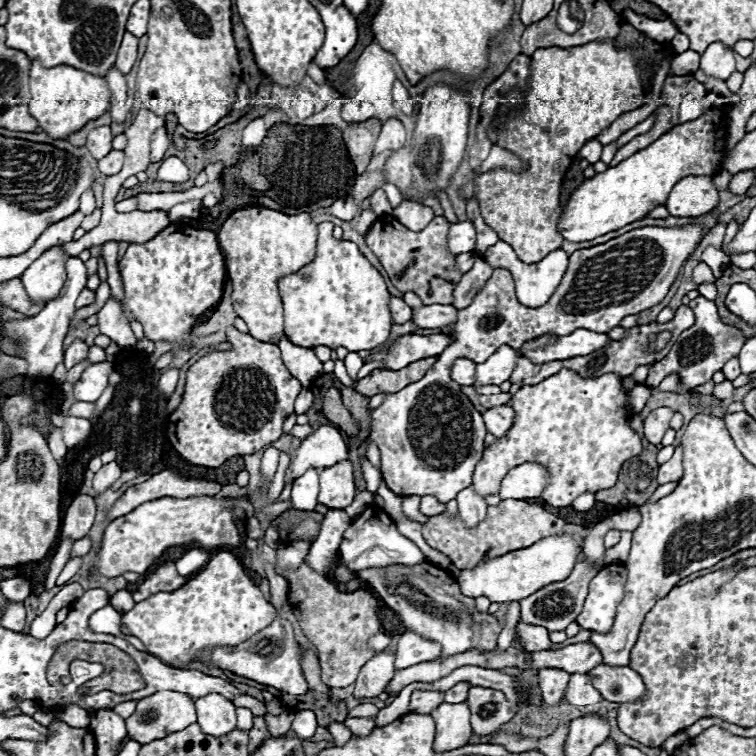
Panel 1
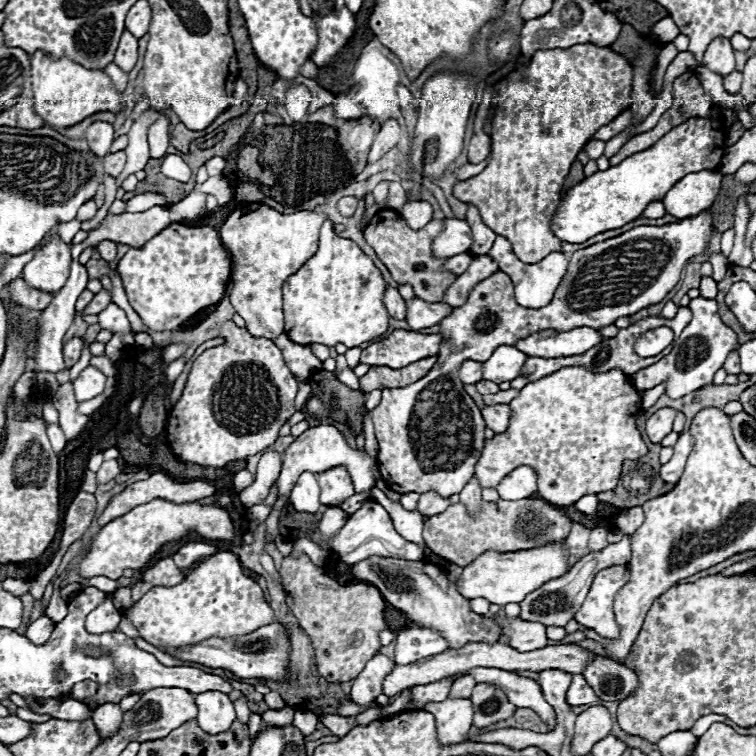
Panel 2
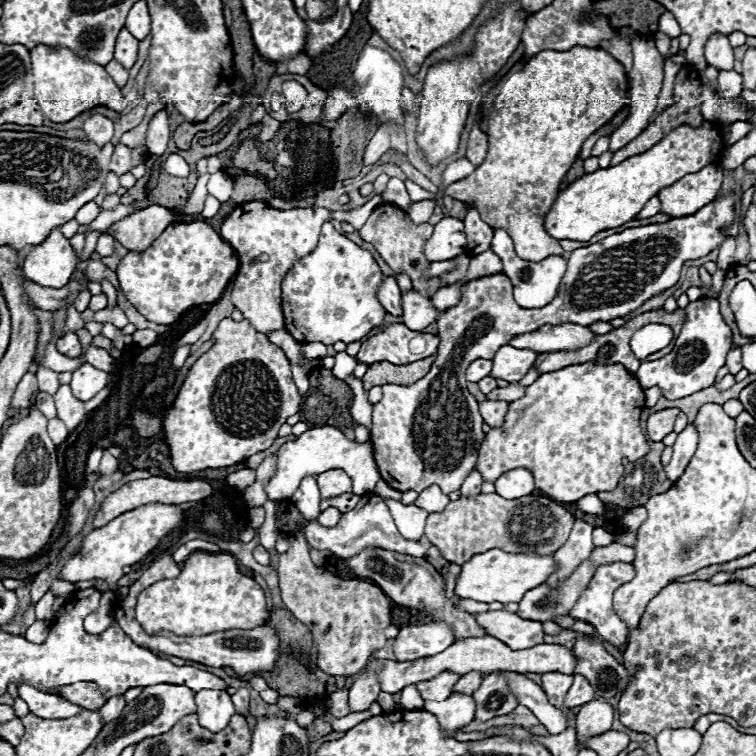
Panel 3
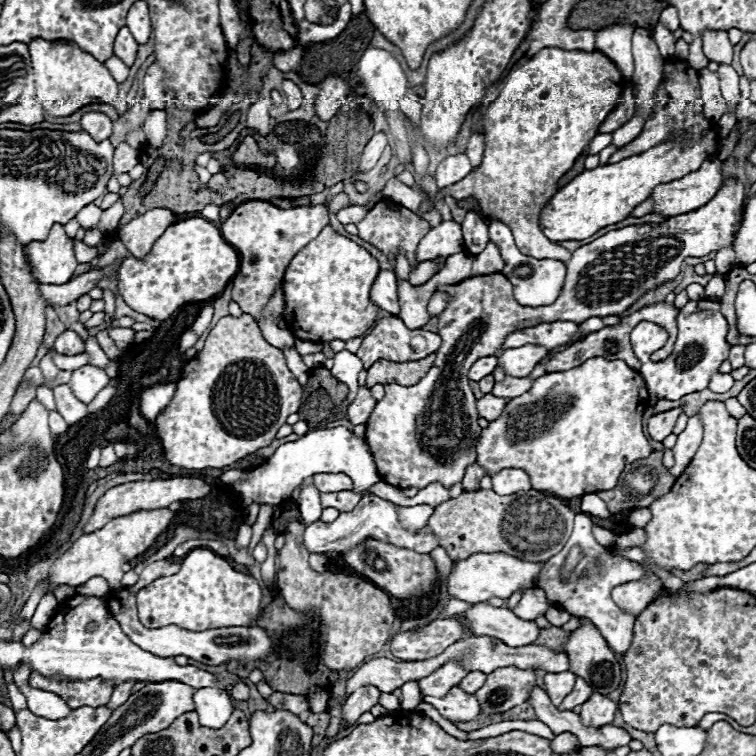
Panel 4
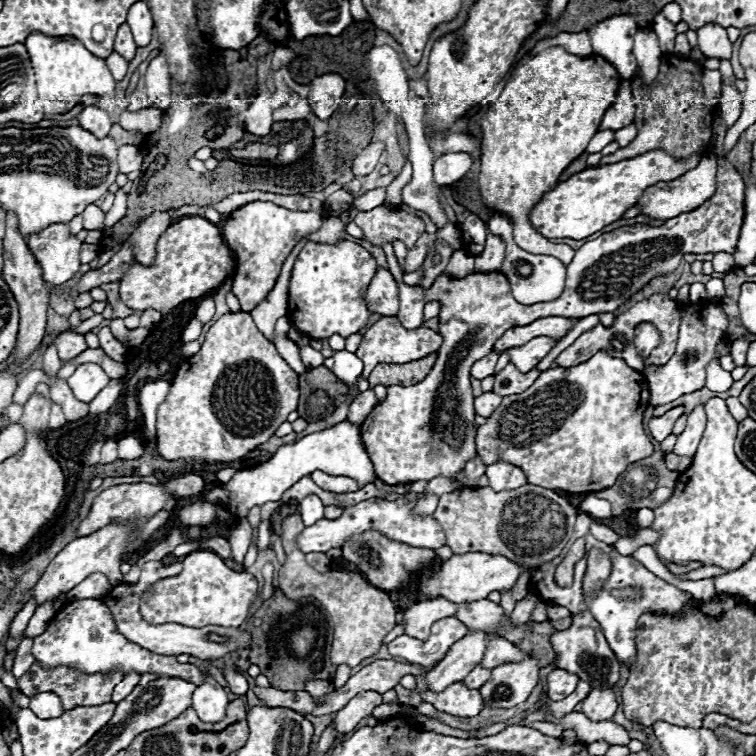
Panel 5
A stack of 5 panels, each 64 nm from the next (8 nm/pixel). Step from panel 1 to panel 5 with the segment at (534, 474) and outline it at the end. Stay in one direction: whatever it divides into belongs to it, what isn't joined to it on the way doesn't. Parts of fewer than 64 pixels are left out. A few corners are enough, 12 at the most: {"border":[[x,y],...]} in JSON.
{"border":[[496,462],[486,468],[490,488],[514,490],[526,484],[518,466]]}

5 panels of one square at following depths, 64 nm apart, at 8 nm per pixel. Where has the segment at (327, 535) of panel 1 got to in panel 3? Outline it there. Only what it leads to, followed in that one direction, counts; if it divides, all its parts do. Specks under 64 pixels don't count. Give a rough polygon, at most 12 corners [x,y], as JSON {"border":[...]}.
{"border":[[326,508],[318,516],[318,522],[326,528],[338,524],[342,512]]}

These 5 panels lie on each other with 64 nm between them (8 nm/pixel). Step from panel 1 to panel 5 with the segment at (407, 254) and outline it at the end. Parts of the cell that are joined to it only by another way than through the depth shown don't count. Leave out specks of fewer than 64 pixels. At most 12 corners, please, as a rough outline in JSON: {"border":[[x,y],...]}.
{"border":[[384,206],[354,222],[374,246],[402,240],[412,248],[426,228],[406,210]]}

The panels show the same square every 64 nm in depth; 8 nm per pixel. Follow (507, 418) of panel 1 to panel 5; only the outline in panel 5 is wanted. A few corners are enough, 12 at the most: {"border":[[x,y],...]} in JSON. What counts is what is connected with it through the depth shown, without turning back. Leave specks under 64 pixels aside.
{"border":[[484,392],[474,398],[476,414],[488,418],[500,404],[500,396]]}

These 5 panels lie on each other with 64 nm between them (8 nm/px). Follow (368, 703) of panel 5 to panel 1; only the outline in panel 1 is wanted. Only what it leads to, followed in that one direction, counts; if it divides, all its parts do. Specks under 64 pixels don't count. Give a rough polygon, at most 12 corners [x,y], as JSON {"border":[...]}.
{"border":[[394,654],[372,656],[354,696],[376,698],[394,676]]}

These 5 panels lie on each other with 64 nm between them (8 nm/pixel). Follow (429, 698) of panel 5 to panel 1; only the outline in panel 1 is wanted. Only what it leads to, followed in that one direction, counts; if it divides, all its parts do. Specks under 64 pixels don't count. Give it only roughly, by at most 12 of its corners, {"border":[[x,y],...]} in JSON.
{"border":[[466,702],[432,710],[436,752],[466,746],[472,734]]}

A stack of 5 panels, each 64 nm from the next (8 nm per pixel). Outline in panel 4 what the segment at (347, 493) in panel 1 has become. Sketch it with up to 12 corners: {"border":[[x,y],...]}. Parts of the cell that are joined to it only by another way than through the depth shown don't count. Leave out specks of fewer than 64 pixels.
{"border":[[315,474],[320,492],[353,490],[344,474]]}

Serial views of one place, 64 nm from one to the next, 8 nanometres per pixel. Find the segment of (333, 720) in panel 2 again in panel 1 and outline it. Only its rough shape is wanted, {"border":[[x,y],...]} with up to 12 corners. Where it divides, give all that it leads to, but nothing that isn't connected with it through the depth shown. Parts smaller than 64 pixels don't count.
{"border":[[330,722],[336,746],[346,744],[352,732],[344,722]]}

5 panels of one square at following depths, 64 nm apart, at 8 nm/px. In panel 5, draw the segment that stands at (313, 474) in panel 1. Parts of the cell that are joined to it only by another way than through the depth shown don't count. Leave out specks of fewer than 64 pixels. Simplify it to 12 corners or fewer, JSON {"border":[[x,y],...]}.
{"border":[[316,494],[300,502],[306,526],[316,524],[324,514],[324,504]]}

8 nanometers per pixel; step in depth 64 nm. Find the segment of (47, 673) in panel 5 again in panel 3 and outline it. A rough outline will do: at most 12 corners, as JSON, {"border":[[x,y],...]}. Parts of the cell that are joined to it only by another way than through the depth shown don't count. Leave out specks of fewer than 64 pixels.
{"border":[[92,682],[52,688],[72,704],[98,710],[106,702]]}

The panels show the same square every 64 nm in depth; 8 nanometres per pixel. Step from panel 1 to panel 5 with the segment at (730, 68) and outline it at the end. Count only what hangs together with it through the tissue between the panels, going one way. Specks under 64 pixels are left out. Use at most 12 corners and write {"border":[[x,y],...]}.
{"border":[[704,24],[698,46],[704,56],[730,60],[732,44],[720,24]]}

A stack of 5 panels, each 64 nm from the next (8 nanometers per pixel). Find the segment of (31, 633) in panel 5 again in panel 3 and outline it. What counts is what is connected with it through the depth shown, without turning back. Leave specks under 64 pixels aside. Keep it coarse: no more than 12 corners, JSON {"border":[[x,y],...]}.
{"border":[[46,592],[34,606],[36,620],[52,622],[54,594]]}

